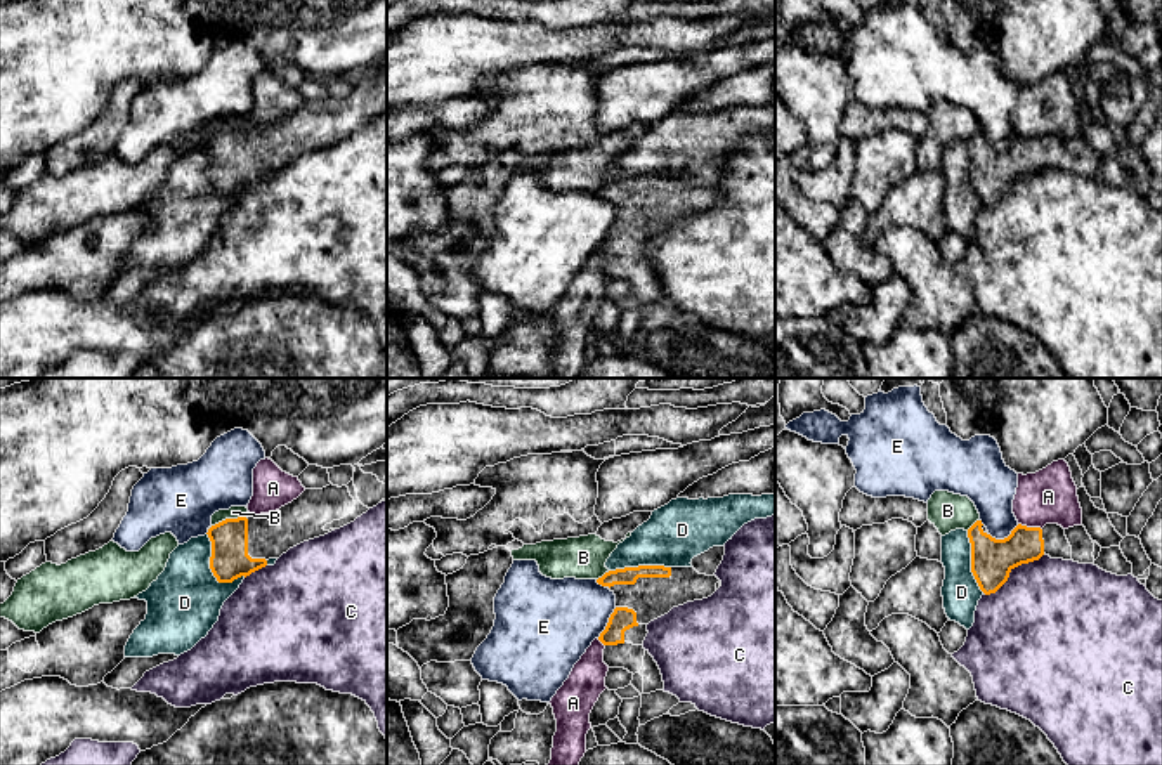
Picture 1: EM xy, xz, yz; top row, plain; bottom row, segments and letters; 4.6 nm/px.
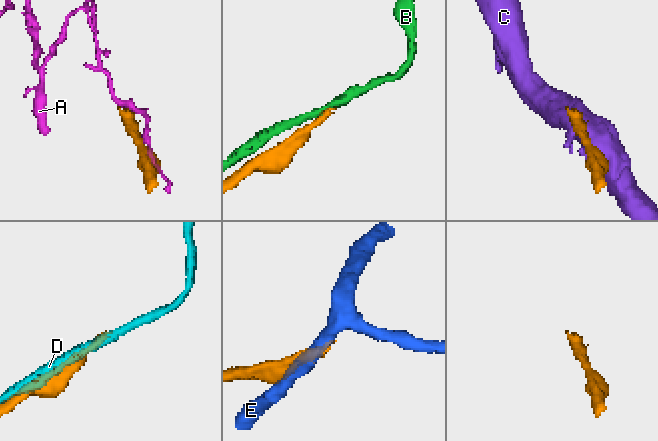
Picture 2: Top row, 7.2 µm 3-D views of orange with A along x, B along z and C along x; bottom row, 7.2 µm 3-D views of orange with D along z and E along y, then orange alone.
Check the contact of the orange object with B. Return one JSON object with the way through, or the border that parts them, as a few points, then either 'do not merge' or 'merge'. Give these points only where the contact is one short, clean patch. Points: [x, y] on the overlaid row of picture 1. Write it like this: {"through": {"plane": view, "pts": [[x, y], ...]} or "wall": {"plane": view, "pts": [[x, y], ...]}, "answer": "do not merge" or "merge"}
{"wall": {"plane": "xy", "pts": [[245, 514], [235, 519], [222, 519], [208, 529]]}, "answer": "do not merge"}

